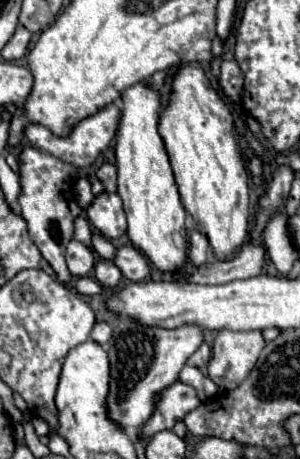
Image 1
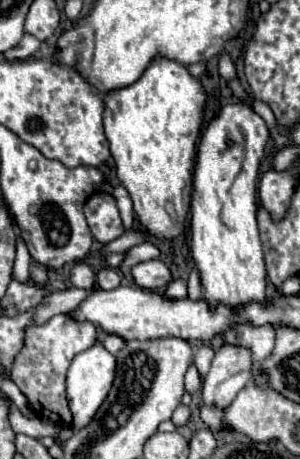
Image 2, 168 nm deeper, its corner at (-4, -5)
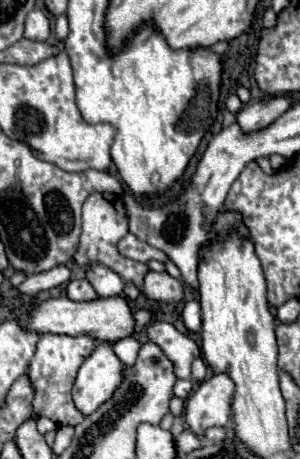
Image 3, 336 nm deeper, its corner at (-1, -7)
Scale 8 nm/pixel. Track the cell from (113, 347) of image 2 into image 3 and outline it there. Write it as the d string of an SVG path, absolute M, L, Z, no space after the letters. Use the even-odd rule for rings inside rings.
M129 336L129 338L123 338L123 340L115 342L115 344L113 344L113 350L115 350L115 354L119 356L119 360L121 360L125 366L131 368L131 366L135 364L135 360L137 360L139 342Z

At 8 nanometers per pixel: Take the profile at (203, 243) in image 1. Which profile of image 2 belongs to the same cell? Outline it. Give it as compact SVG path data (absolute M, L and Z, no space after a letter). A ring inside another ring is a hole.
M192 270L190 278L188 278L188 296L190 298L200 298L202 296L202 284L200 284L198 270Z

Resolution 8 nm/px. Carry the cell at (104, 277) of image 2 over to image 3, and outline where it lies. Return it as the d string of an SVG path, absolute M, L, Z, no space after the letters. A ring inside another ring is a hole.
M101 264L89 266L89 270L85 272L85 278L91 282L91 286L95 288L95 292L101 298L113 298L113 296L121 296L123 294L125 282L121 280L119 274L115 274L107 266L101 266Z

